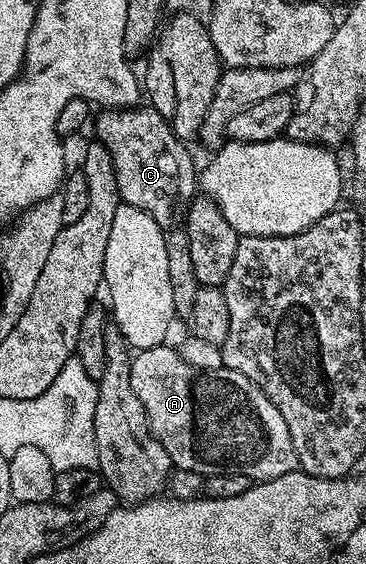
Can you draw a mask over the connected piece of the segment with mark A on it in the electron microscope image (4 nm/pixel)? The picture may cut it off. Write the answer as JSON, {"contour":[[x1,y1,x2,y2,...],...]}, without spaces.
{"contour":[[163,345,138,351,130,361,130,376,132,377,132,389,136,393,136,397,140,399,140,405,146,410,146,424,150,426,151,433,164,445,171,464,175,468,188,469,192,473,200,473,203,477,207,475,243,475,252,481,284,477,284,473,299,470,296,449,292,445,292,433,288,429,284,417,280,417,280,409,276,409,276,405,272,405,270,398,252,380,244,377,244,373,236,373,223,366,218,371,196,369,192,365,188,365,188,361,184,361,181,350,174,348,173,351,170,345]]}

